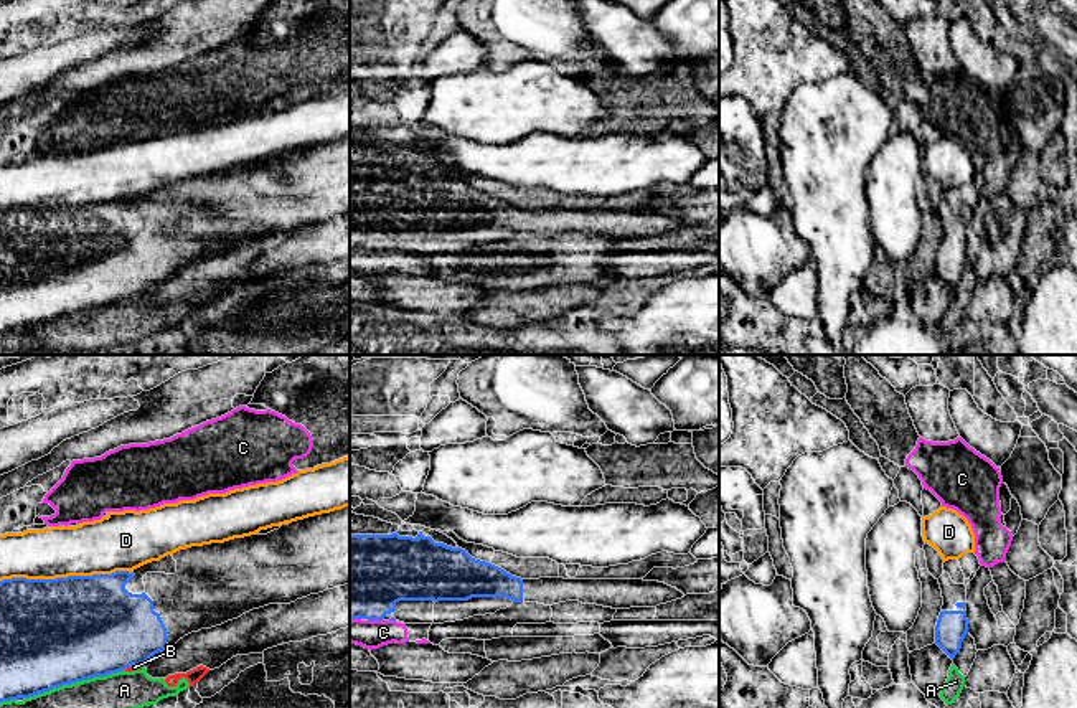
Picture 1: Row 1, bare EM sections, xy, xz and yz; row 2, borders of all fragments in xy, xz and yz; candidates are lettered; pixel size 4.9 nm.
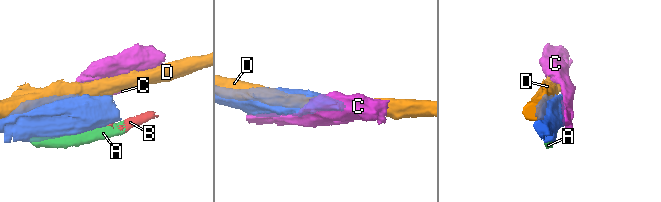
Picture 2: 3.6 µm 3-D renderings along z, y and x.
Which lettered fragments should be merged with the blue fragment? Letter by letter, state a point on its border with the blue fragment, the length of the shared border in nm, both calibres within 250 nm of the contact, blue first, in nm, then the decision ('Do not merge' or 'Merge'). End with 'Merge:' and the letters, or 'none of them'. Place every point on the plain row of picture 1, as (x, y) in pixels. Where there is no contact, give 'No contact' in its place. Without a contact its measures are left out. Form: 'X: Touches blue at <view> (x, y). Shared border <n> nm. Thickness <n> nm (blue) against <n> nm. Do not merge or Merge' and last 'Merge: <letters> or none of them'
A: Touches blue at xy (75, 312). Shared border 500 nm. Thickness 500 nm (blue) against 200 nm. Do not merge
B: Touches blue at xy (132, 294). Shared border 100 nm. Thickness 480 nm (blue) against 30 nm. Do not merge
C: Touches blue at xz (375, 250). Shared border 70 nm. Thickness 420 nm (blue) against 140 nm. Do not merge
D: Touches blue at xy (63, 208). Shared border 650 nm. Thickness 500 nm (blue) against 280 nm. Do not merge
Merge: none of them

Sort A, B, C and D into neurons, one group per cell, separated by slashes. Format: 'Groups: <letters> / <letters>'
Groups: A B / C / D

